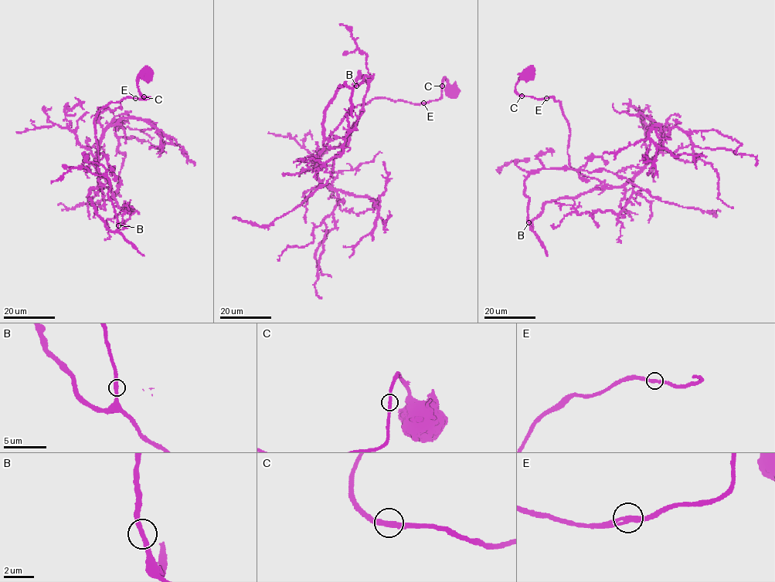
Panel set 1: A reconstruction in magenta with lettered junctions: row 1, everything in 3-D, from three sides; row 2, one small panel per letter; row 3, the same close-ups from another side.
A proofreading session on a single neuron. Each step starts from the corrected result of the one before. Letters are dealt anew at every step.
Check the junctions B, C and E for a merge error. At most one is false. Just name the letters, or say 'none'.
none

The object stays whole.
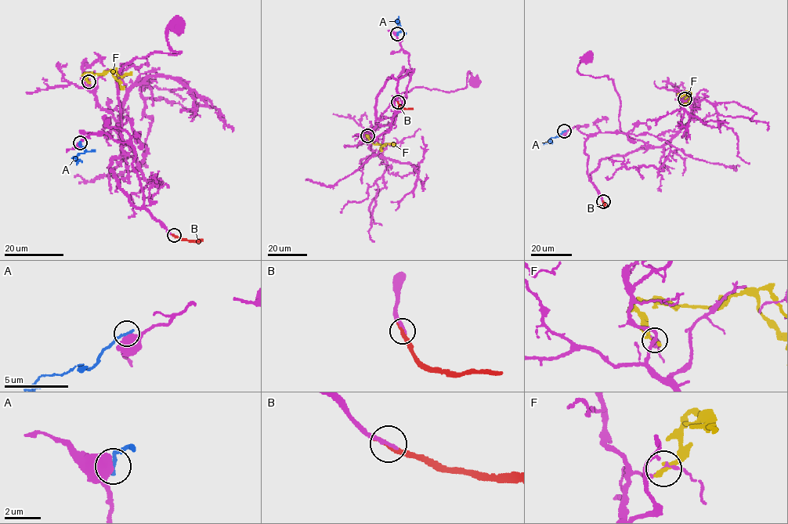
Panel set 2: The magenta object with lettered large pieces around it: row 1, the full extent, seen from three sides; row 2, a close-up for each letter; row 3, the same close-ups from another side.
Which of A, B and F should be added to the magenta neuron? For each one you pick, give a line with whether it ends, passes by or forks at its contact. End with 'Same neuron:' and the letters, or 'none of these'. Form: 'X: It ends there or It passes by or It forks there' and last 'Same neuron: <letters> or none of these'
B: It ends there
Same neuron: B

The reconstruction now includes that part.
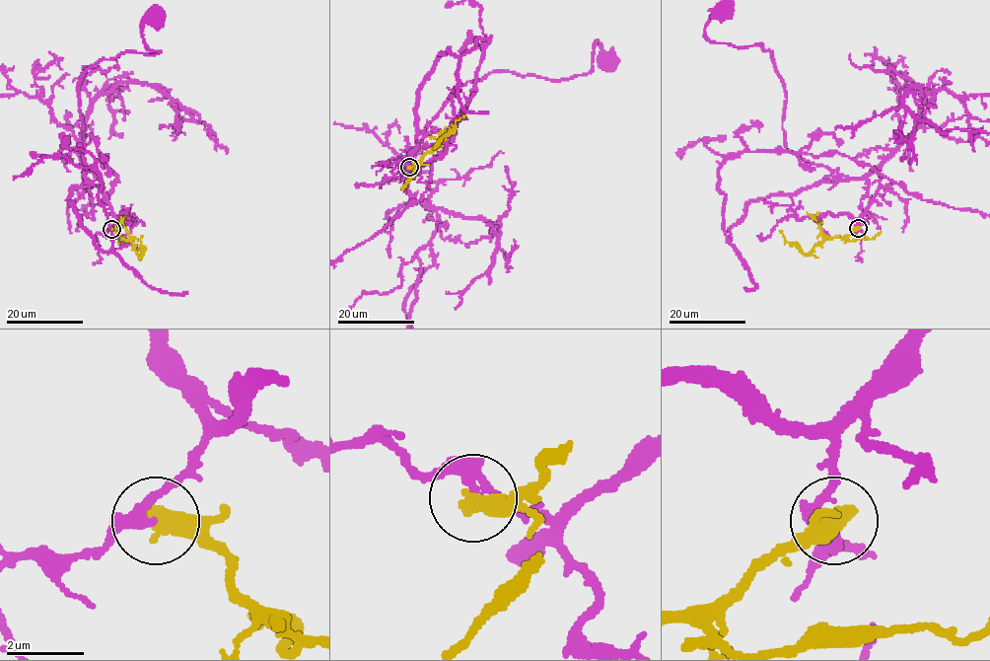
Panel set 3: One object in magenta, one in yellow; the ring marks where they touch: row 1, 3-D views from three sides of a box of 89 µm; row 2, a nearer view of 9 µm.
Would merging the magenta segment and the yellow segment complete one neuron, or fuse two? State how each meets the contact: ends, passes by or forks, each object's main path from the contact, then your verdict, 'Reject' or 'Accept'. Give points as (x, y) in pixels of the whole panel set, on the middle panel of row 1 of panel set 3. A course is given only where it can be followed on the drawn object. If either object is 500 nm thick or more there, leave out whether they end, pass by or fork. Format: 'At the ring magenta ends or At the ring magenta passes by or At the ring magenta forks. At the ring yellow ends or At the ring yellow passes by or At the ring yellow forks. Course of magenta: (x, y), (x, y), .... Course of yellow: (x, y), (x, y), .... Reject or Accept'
Course of magenta: (409, 167), (414, 177), (411, 152), (458, 86), (490, 72), (586, 75), (596, 40), (605, 58). Course of yellow: (409, 167), (413, 168), (425, 153), (430, 153), (465, 115). Reject

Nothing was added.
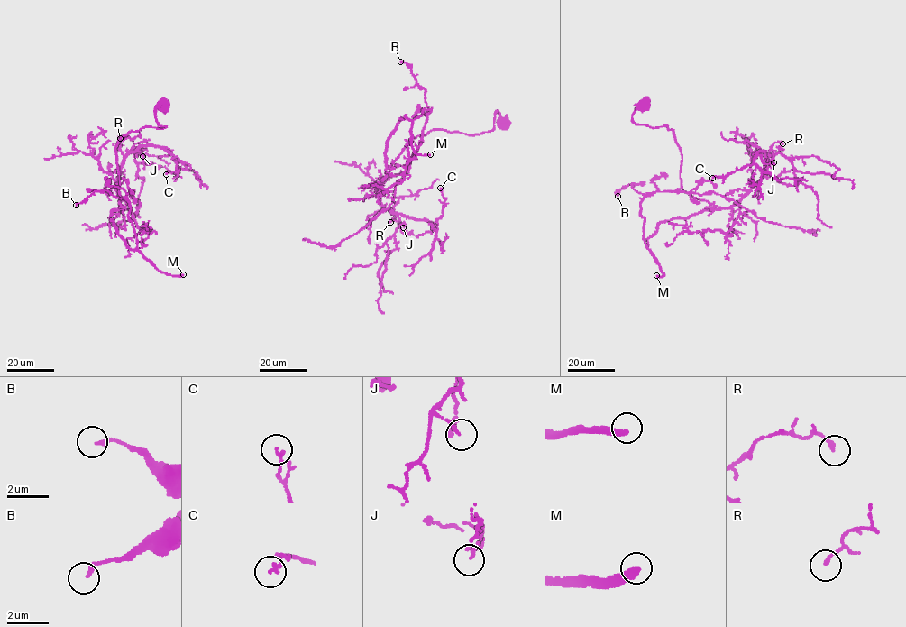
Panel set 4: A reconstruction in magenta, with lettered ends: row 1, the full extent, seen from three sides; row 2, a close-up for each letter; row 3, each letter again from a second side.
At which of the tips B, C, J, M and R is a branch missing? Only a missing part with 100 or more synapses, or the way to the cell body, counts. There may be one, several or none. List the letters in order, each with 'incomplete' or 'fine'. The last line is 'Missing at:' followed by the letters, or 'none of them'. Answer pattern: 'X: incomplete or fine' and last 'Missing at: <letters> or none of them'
B: fine
C: fine
J: fine
M: incomplete
R: fine
Missing at: M

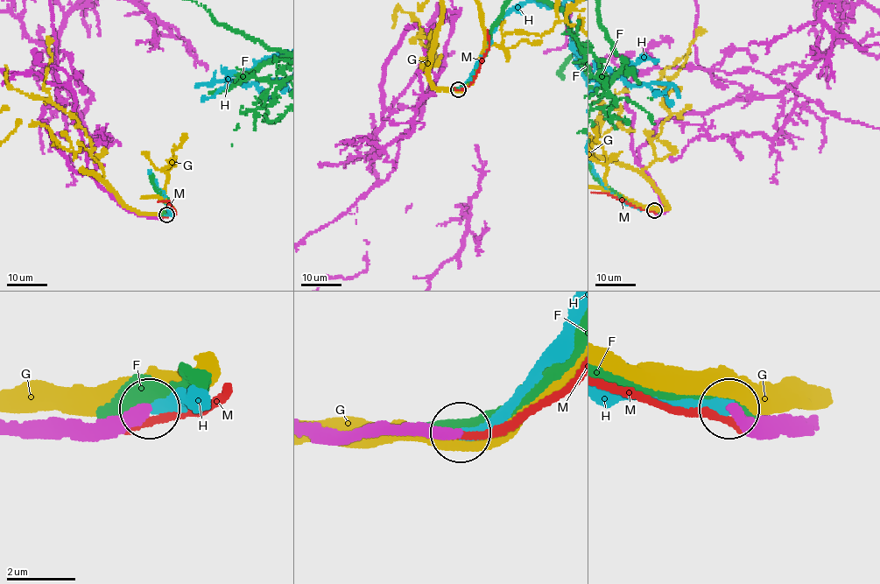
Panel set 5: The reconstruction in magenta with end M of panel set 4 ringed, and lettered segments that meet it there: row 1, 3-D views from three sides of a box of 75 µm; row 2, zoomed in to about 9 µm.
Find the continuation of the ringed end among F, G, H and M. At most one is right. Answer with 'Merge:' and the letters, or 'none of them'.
Merge: H

